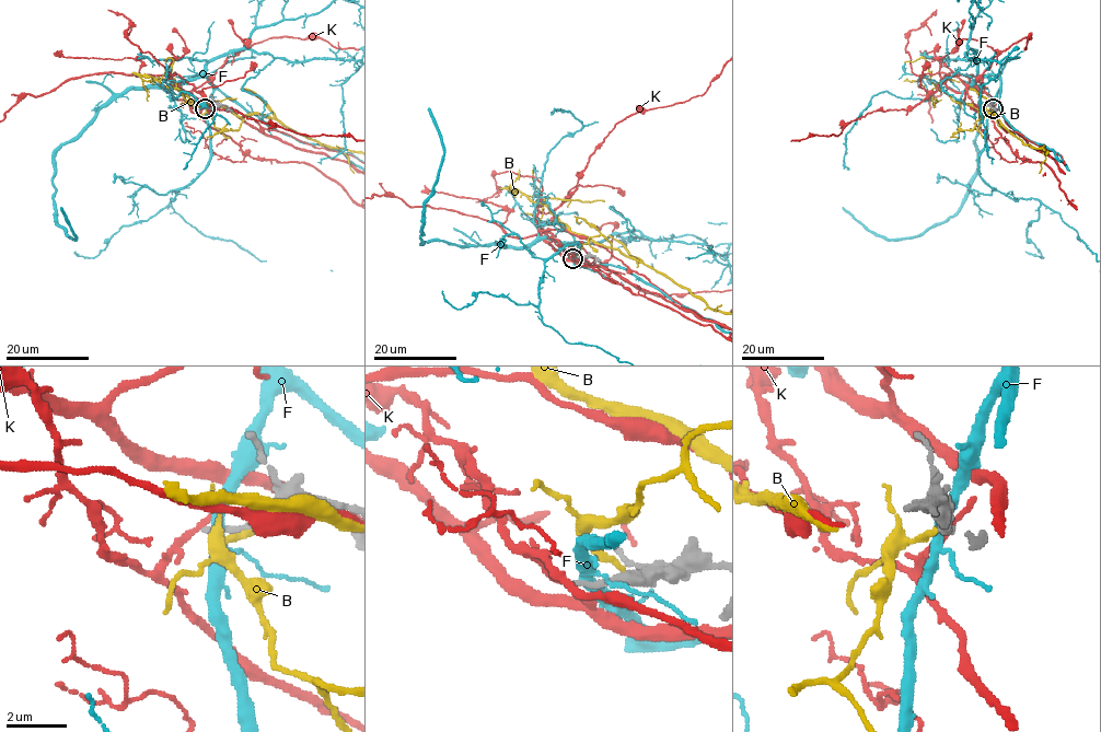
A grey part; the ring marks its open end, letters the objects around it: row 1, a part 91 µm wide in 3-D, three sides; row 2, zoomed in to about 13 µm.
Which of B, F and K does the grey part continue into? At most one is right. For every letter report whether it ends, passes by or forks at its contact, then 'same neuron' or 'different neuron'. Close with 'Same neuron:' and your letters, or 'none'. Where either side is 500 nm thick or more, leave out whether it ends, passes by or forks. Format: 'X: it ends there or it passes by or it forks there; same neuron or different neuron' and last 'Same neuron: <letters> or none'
B: it ends there; different neuron
F: it forks there; different neuron
K: it passes by; different neuron
Same neuron: none

